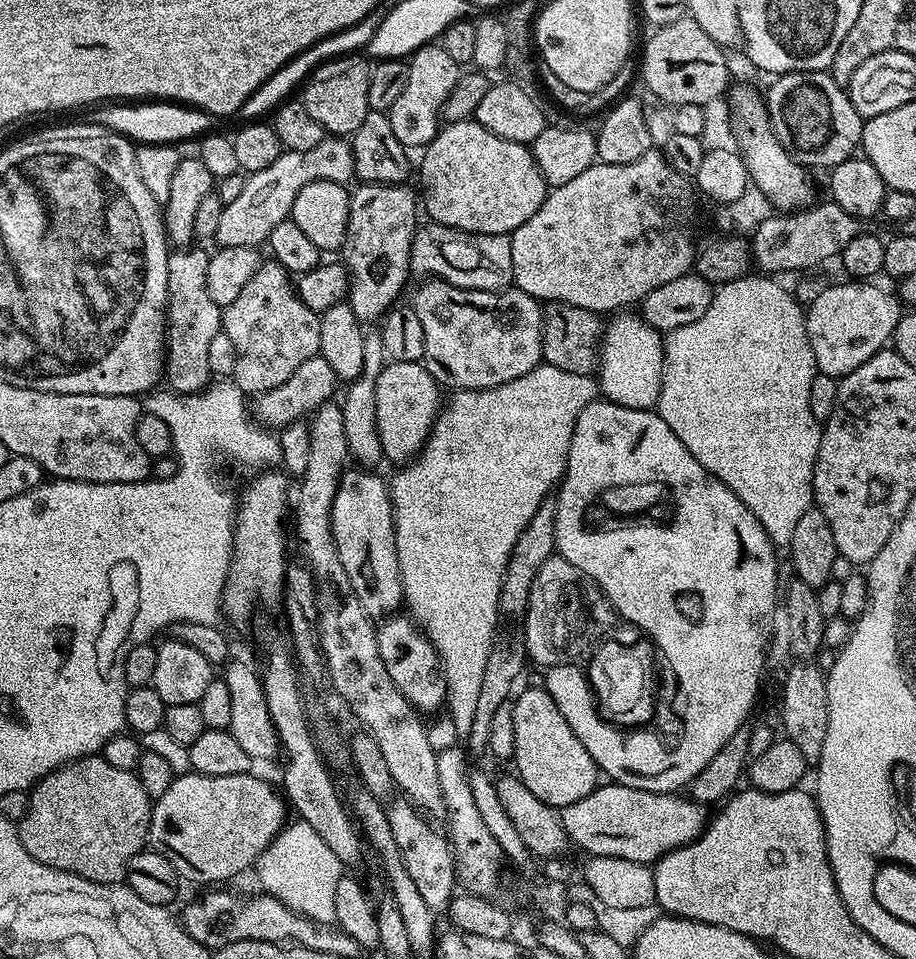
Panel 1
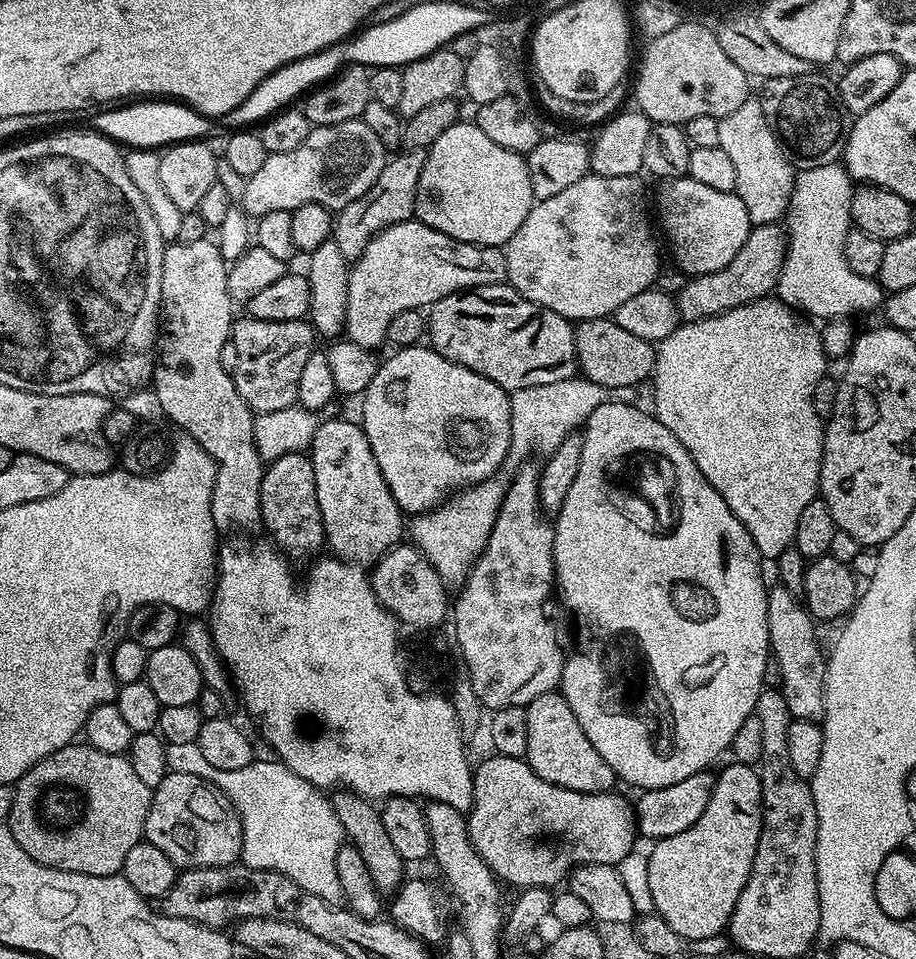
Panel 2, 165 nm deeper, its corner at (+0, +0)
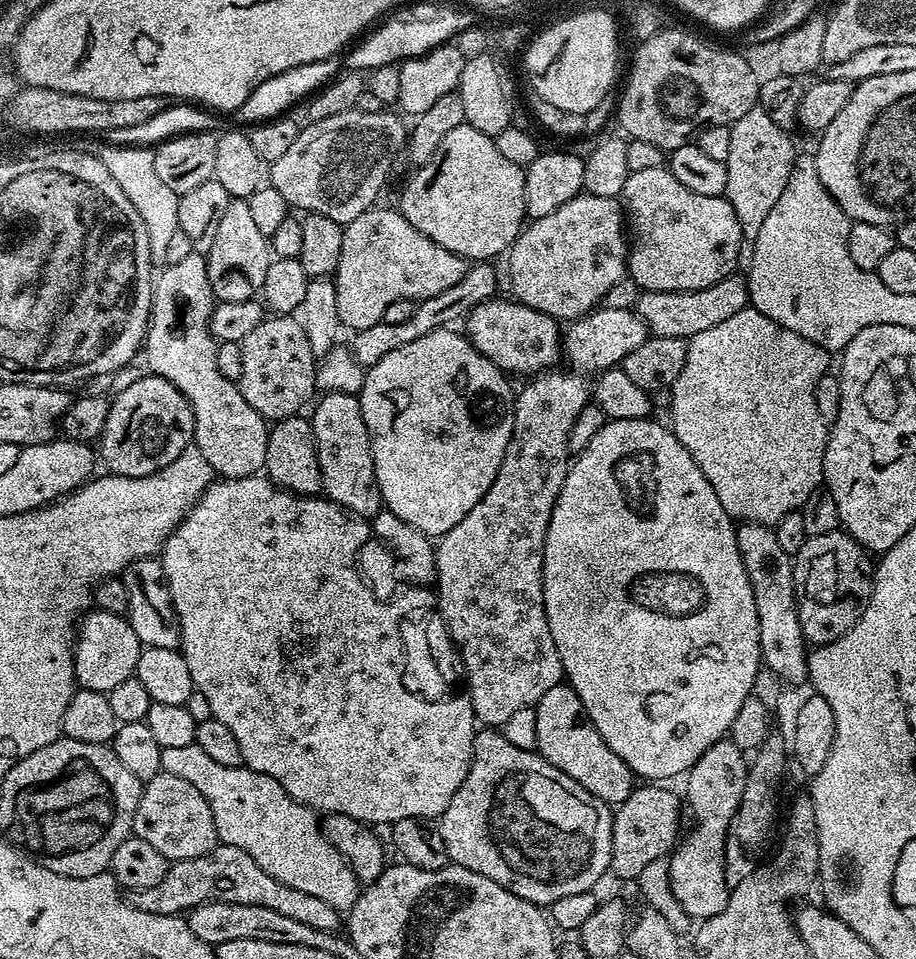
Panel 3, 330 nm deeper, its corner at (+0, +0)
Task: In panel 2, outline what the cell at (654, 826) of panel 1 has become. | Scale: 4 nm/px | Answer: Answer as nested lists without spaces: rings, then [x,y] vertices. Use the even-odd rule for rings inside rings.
[[[495,754],[475,765],[472,781],[474,798],[466,813],[468,837],[488,869],[496,873],[505,885],[513,884],[513,889],[555,889],[567,881],[569,872],[577,865],[617,866],[637,847],[638,829],[633,805],[616,796],[615,791],[586,794],[578,790],[566,790],[546,782],[546,778],[538,778],[527,759]]]

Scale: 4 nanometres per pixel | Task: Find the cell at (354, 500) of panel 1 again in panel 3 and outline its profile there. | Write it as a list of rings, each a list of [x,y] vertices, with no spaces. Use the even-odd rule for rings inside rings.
[[[325,392],[315,404],[311,409],[310,419],[314,430],[318,466],[322,474],[323,495],[356,516],[371,518],[378,515],[382,511],[380,487],[374,474],[370,434],[362,418],[359,395]]]

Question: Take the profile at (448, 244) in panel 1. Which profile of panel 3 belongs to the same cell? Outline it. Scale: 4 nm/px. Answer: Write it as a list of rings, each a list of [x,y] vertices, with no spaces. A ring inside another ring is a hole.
[[[373,206],[368,211],[358,214],[354,222],[343,225],[342,254],[338,254],[338,266],[334,273],[337,288],[338,318],[345,329],[352,328],[353,333],[366,330],[366,326],[374,326],[382,320],[386,306],[398,302],[398,298],[417,302],[430,298],[434,294],[442,294],[442,290],[450,290],[462,274],[470,267],[469,261],[463,256],[454,254],[438,242],[426,238],[422,230],[414,230],[410,222],[395,207],[380,208]]]

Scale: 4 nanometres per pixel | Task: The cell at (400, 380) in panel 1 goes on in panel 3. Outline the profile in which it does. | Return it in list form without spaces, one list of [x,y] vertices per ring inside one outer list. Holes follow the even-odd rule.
[[[451,327],[436,328],[430,334],[422,334],[414,342],[406,342],[406,346],[398,346],[398,350],[390,350],[382,362],[378,362],[372,368],[367,369],[364,374],[364,385],[360,391],[360,405],[362,406],[362,418],[366,422],[366,430],[370,434],[370,446],[372,447],[372,457],[374,458],[374,474],[378,478],[380,487],[380,498],[383,507],[387,511],[398,514],[402,522],[410,522],[419,532],[424,532],[429,538],[439,538],[445,536],[490,490],[494,478],[498,478],[498,470],[502,466],[502,458],[506,458],[506,446],[510,446],[512,437],[512,427],[514,426],[514,414],[512,406],[514,403],[514,388],[508,385],[509,377],[490,358],[486,358],[482,353],[476,351],[476,347],[468,341],[467,335],[451,332]]]

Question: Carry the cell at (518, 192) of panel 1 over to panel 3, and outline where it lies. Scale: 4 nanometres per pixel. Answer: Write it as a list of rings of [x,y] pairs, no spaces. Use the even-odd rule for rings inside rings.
[[[469,124],[454,126],[432,157],[407,177],[407,182],[398,203],[406,222],[469,262],[503,257],[525,227],[524,169],[498,151],[493,137]]]

